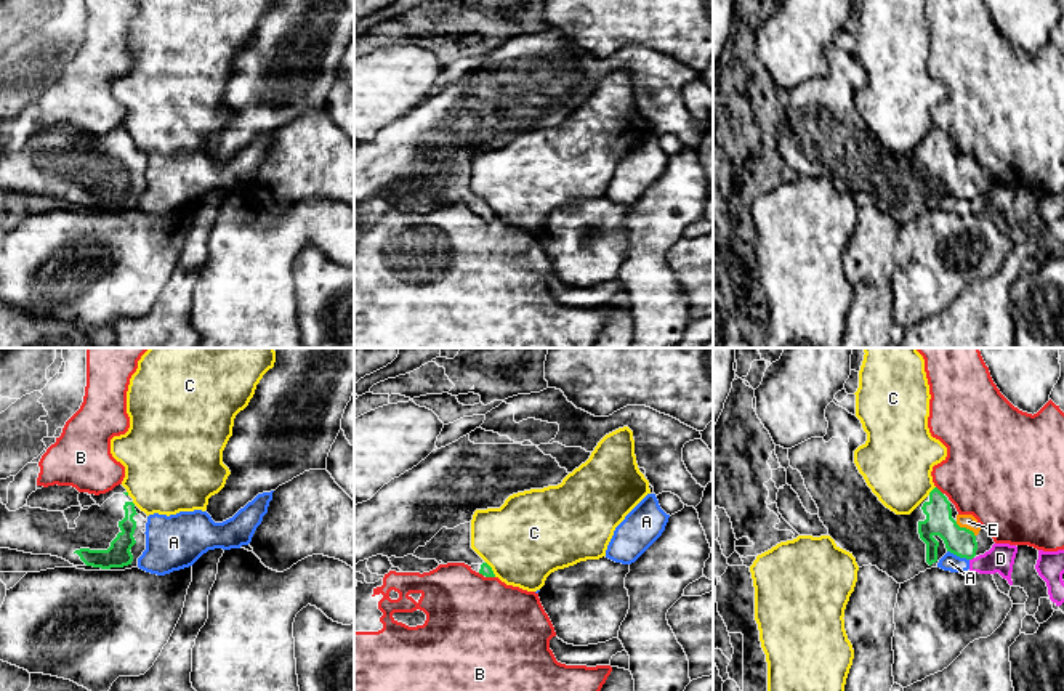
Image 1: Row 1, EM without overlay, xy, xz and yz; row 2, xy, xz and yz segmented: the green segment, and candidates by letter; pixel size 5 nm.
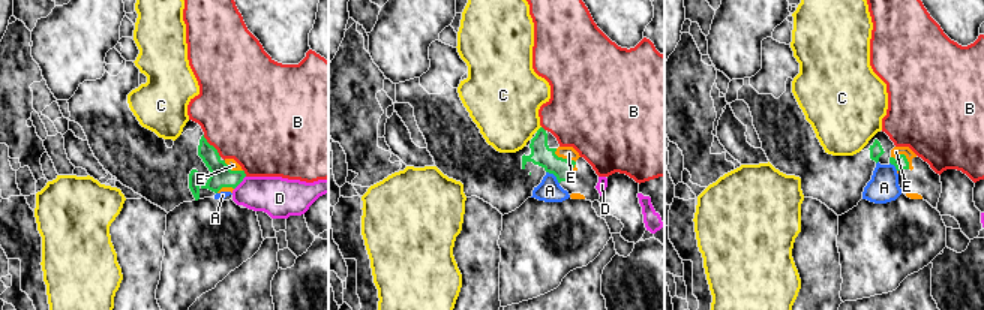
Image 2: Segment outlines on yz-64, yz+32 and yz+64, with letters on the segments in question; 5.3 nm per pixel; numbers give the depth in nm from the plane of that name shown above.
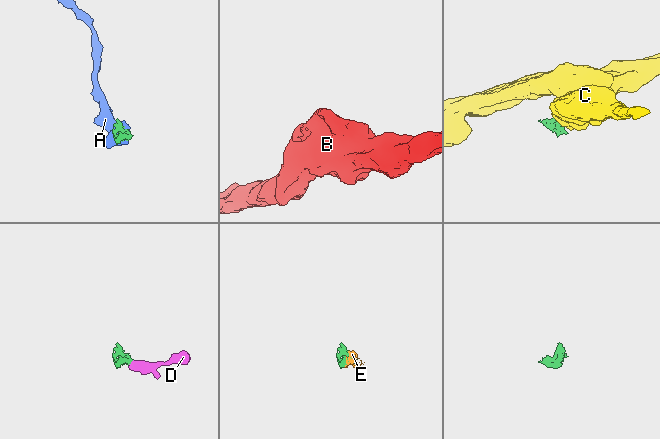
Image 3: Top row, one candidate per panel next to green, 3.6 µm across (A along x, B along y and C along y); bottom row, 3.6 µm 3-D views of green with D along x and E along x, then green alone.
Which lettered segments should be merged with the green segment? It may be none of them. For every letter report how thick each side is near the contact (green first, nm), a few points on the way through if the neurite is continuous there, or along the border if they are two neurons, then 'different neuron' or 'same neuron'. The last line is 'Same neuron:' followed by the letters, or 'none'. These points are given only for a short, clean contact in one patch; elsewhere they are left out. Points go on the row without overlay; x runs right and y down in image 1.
A: calibres 140 and 90 nm; border yz (947, 191), (968, 201); different neuron
B: calibres 60 and 480 nm; different neuron
C: calibres 60 and 420 nm; border xz (486, 202), (495, 217); different neuron
D: calibres 140 and 140 nm; border yz (973, 198), (970, 201); different neuron
E: calibres 140 and 70 nm; same neuron
Same neuron: E

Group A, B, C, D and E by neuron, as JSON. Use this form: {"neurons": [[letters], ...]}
{"neurons": [["A", "D"], ["B"], ["C"], ["E"]]}

